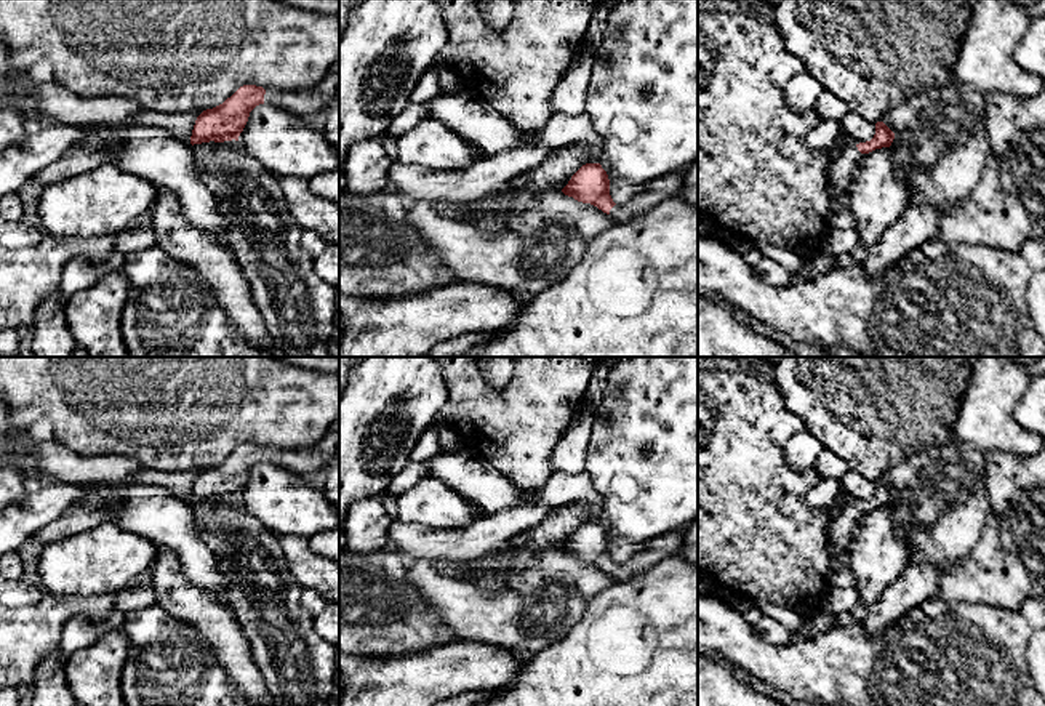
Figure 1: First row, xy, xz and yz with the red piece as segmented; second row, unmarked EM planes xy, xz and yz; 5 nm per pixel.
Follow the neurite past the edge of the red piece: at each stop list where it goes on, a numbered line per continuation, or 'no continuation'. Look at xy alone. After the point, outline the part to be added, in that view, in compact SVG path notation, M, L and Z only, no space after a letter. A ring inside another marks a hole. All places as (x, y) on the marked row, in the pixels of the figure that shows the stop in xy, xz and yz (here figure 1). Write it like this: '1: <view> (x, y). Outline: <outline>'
1: xy (308, 104). Outline: M339 58L333 62L325 77L310 90L266 90L264 102L283 109L291 117L318 125L323 109L338 93Z

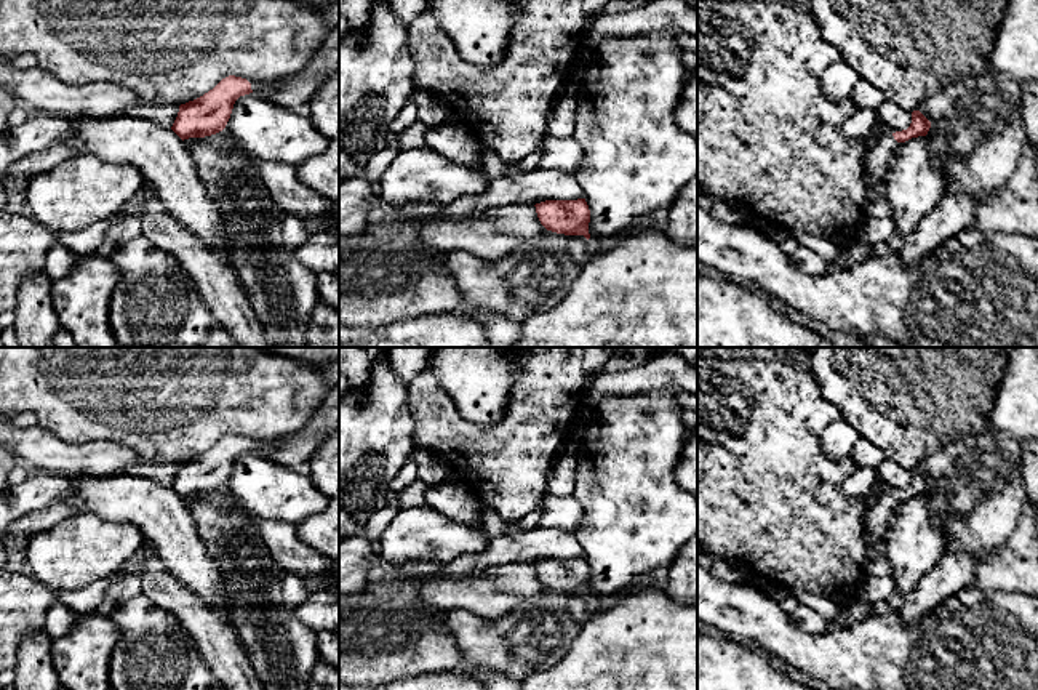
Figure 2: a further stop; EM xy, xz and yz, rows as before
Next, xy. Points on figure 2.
1: xy (296, 92). Outline: M339 24L333 26L309 64L294 77L270 85L251 83L253 93L267 93L294 112L305 107L323 82L339 70Z

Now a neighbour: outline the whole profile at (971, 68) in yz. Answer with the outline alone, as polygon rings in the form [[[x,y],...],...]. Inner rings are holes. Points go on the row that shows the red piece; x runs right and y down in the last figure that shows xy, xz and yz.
[[[809,0],[822,38],[836,48],[840,59],[848,62],[862,80],[876,86],[888,101],[908,112],[947,90],[956,82],[972,82],[992,70],[990,53],[995,48],[1001,16],[1008,0]]]

